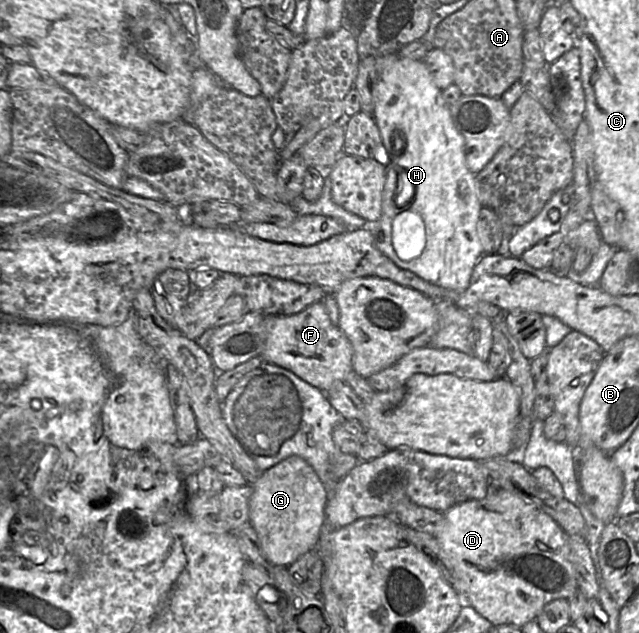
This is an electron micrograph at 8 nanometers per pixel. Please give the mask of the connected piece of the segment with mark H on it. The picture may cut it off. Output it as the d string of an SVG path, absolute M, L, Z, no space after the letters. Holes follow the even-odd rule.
M398 56L395 61L393 61L379 74L378 79L374 84L372 95L374 100L372 117L378 126L385 150L393 154L389 165L386 167L386 180L382 194L381 216L378 221L370 224L369 227L374 236L374 244L378 250L390 258L400 268L409 270L420 278L433 284L457 292L463 292L469 286L474 266L484 255L484 251L477 234L477 221L479 219L480 210L483 206L477 197L475 175L466 165L464 137L455 126L450 114L449 106L442 98L442 90L434 84L424 60L414 60ZM395 133L399 133L402 136L402 150L399 151L392 149L391 137L395 135Z

